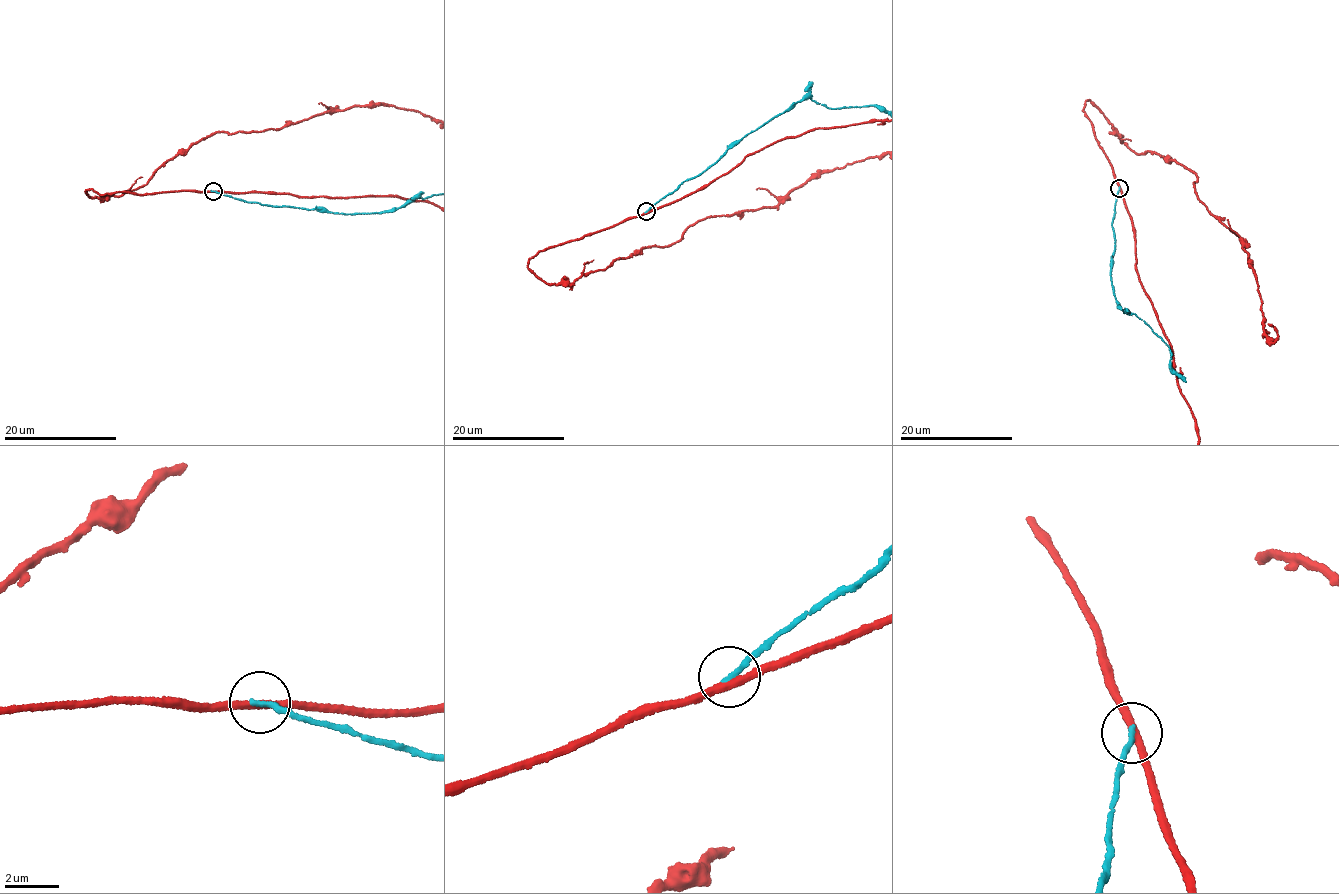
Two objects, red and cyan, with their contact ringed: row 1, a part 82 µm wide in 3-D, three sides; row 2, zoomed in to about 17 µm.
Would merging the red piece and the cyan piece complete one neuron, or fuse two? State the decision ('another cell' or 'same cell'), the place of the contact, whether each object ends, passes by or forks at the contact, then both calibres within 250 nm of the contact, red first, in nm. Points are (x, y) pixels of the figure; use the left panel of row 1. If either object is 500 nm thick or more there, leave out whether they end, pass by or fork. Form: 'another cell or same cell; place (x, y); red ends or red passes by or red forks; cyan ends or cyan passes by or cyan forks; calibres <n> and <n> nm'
another cell; place (213, 191); red passes by; cyan ends; calibres 280 and 220 nm

